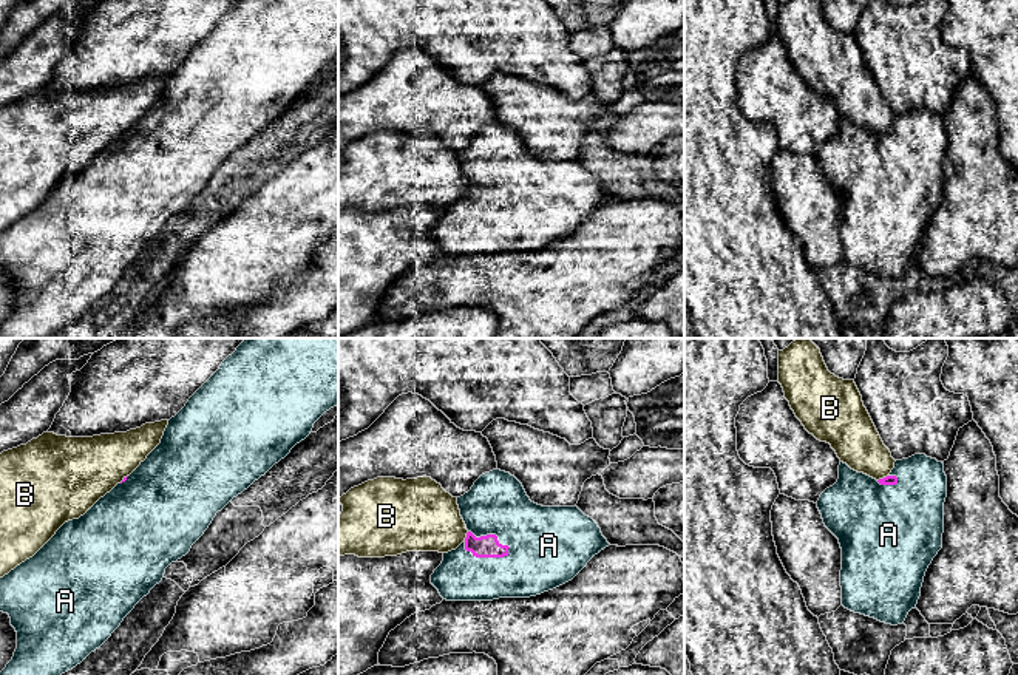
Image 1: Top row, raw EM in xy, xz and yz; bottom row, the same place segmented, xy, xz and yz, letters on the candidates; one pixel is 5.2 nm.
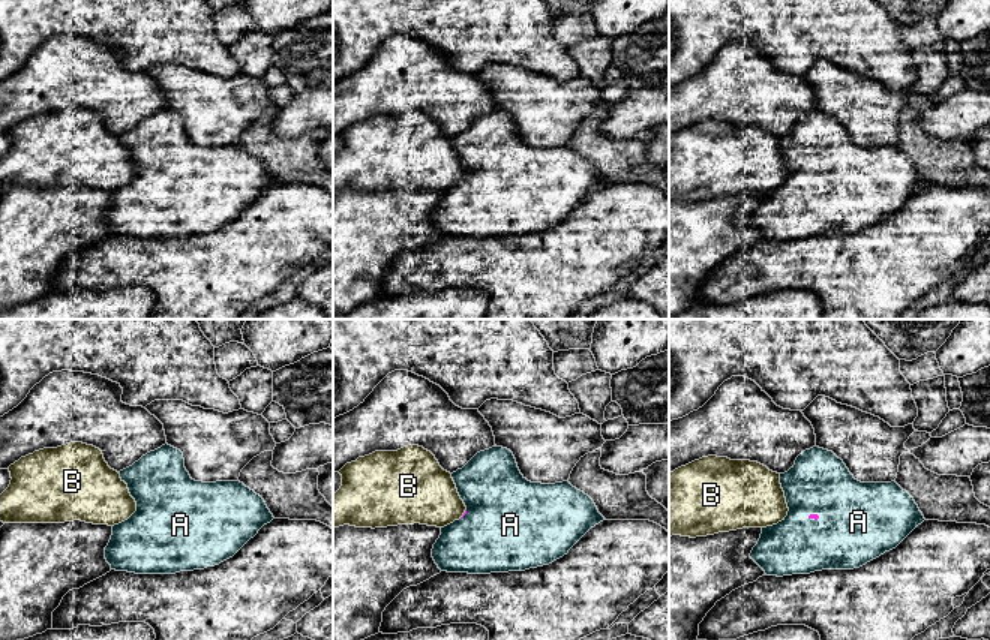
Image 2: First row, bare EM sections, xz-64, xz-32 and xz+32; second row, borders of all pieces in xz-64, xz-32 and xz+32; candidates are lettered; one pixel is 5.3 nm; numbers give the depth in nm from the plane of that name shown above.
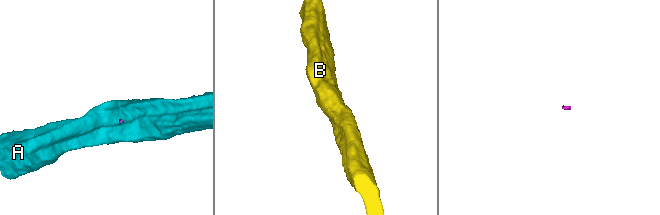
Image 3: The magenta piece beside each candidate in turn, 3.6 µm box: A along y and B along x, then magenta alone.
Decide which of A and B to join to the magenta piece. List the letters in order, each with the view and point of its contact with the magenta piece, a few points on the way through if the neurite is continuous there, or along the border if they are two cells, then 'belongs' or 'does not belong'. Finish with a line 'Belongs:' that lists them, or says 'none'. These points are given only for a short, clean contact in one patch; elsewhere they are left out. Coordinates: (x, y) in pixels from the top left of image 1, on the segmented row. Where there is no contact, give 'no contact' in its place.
A: meets magenta in xz at (493, 535); belongs
B: meets magenta in yz at (884, 478); border along yz (889, 474), (878, 481); does not belong
Belongs: A

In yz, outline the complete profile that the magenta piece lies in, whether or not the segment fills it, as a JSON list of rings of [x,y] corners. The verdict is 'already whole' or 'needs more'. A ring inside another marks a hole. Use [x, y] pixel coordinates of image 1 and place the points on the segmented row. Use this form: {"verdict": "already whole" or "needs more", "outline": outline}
{"verdict": "needs more", "outline": [[[925,454],[896,460],[884,479],[839,465],[837,482],[826,488],[817,508],[842,548],[842,605],[881,622],[902,624],[921,596],[925,572],[942,548],[947,476],[944,463]]]}

